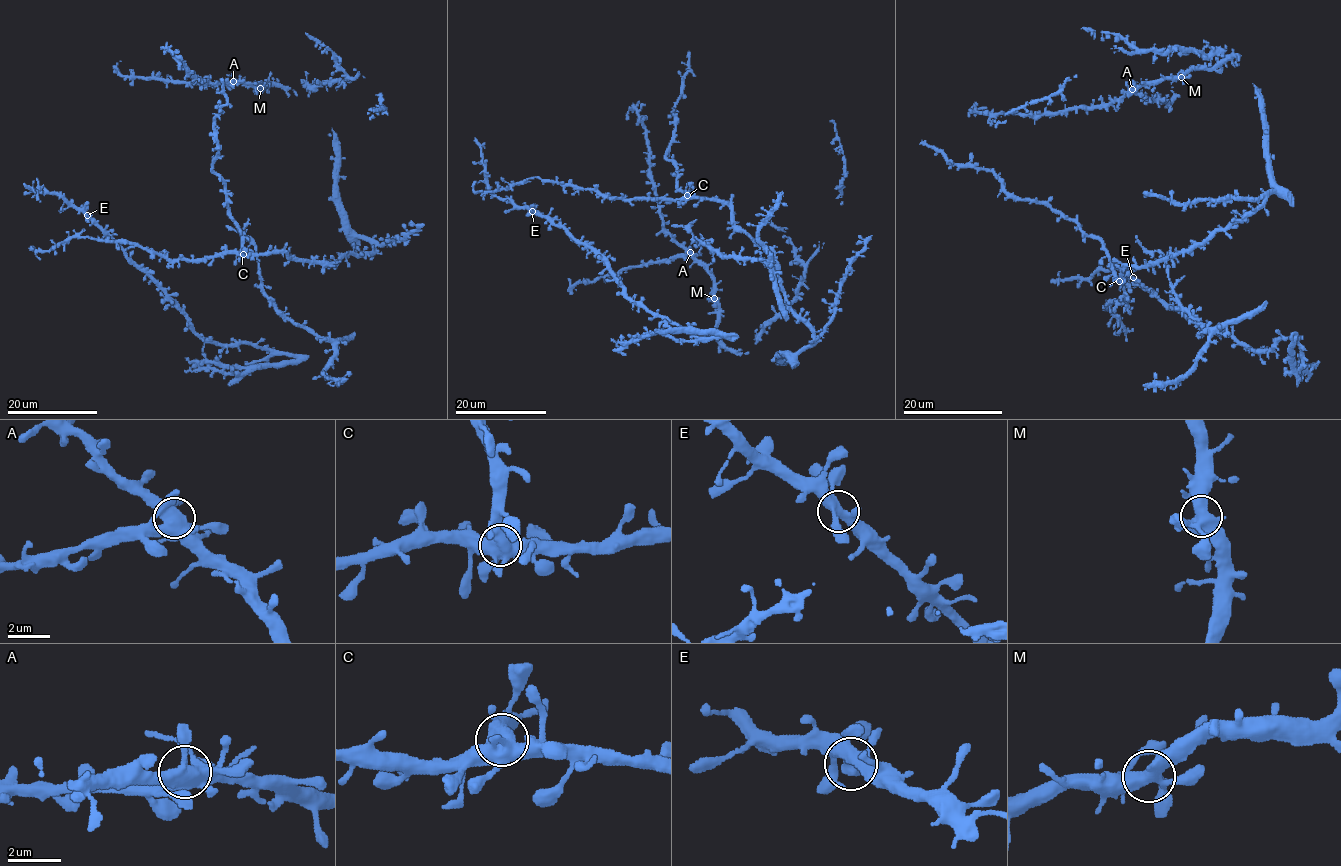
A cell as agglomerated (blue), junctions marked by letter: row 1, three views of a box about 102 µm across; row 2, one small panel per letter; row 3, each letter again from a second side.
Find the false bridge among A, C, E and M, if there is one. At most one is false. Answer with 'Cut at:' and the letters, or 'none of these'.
Cut at: C

